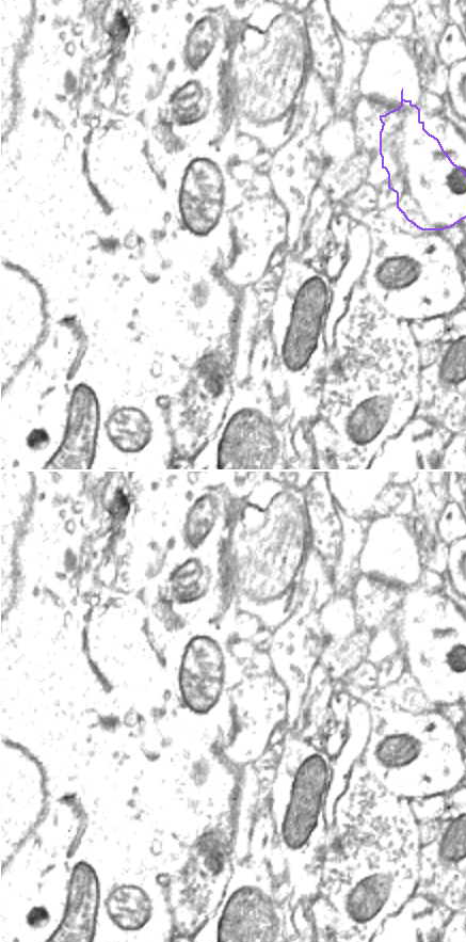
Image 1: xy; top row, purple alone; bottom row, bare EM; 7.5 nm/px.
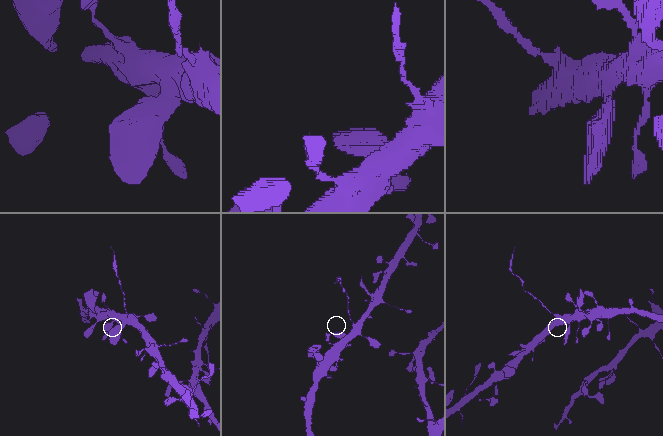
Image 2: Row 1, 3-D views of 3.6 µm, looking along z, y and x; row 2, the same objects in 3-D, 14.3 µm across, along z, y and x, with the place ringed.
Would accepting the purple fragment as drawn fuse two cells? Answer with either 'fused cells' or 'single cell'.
fused cells

